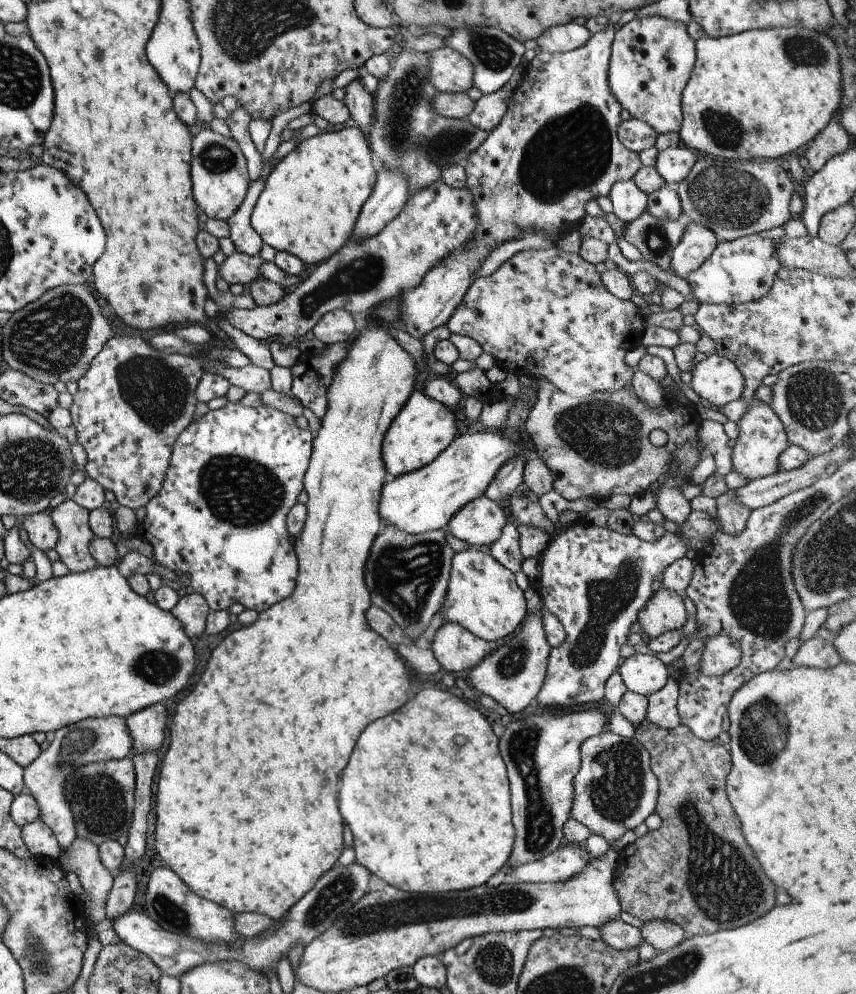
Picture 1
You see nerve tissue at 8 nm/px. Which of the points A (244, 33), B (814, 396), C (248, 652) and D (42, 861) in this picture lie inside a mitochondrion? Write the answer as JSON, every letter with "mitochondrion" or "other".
{"A":"mitochondrion","B":"mitochondrion","C":"other","D":"other"}

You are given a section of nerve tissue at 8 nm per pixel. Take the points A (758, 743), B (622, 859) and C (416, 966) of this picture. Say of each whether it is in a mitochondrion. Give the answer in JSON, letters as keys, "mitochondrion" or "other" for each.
{"A":"mitochondrion","B":"other","C":"other"}

